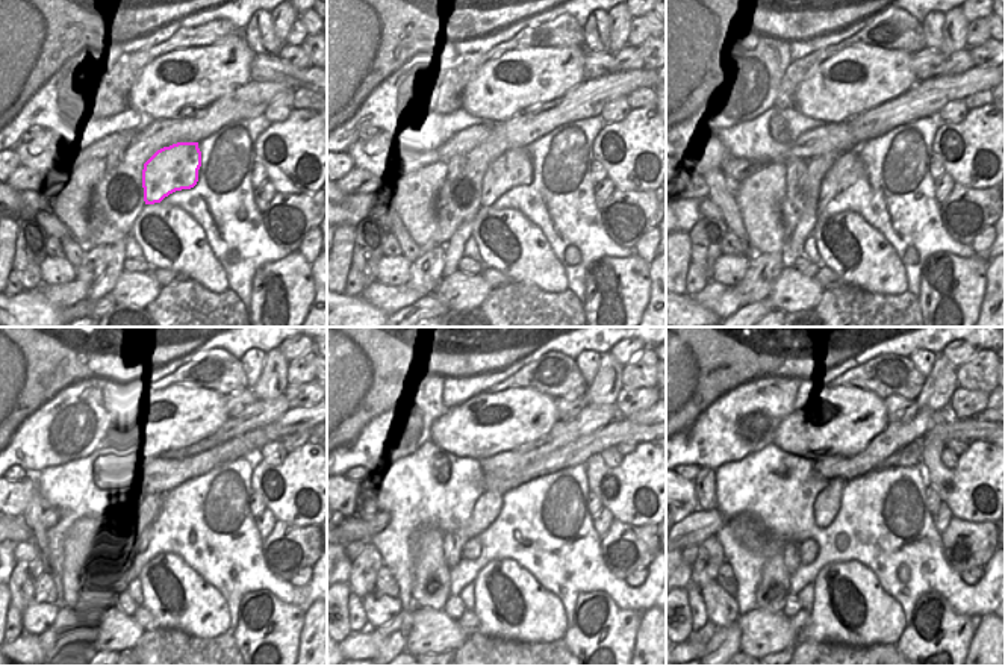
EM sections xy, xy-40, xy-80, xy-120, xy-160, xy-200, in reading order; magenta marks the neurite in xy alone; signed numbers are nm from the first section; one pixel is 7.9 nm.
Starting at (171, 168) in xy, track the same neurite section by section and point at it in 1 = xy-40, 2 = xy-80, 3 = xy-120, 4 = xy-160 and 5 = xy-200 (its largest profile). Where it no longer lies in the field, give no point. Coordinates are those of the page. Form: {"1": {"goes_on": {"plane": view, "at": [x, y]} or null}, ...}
{"1": {"goes_on": {"plane": "xy-40", "at": [512, 168]}}, "2": {"goes_on": {"plane": "xy-80", "at": [848, 167]}}, "3": {"goes_on": {"plane": "xy-120", "at": [141, 541]}}, "4": {"goes_on": {"plane": "xy-160", "at": [471, 550]}}, "5": {"goes_on": {"plane": "xy-200", "at": [808, 550]}}}

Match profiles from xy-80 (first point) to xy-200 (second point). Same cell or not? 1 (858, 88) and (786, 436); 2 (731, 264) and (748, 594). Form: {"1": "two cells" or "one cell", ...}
{"1": "one cell", "2": "two cells"}

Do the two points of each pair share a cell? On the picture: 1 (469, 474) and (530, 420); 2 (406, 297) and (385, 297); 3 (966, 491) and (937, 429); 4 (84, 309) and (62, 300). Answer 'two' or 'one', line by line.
1: two
2: one
3: one
4: two

